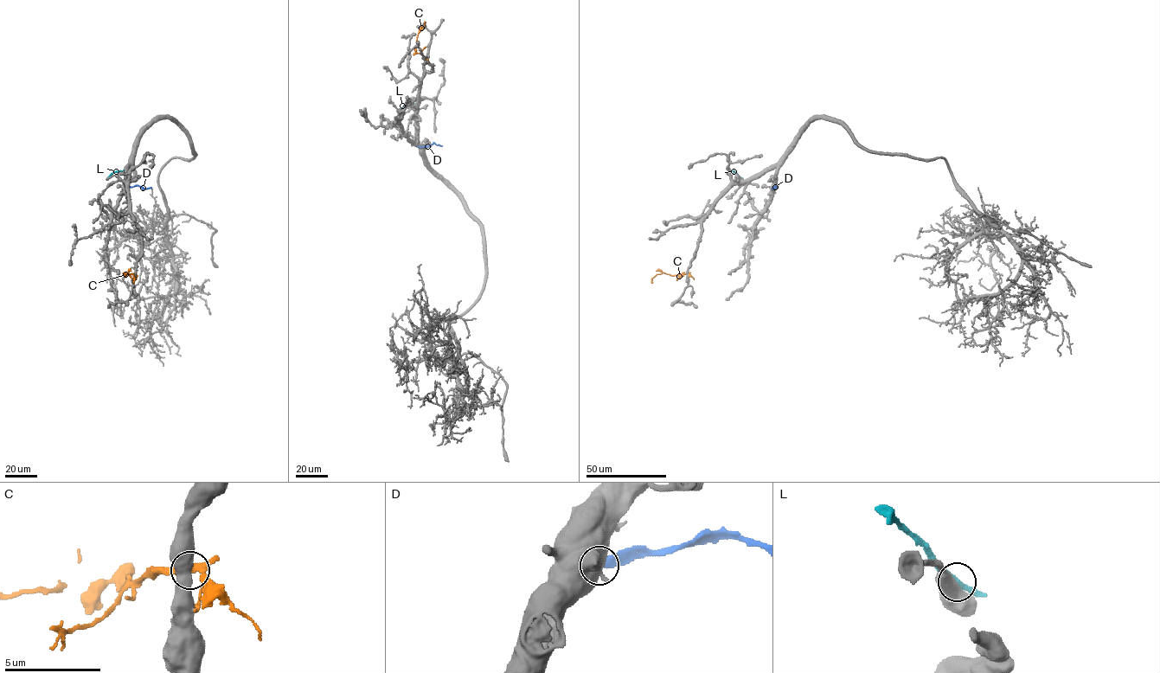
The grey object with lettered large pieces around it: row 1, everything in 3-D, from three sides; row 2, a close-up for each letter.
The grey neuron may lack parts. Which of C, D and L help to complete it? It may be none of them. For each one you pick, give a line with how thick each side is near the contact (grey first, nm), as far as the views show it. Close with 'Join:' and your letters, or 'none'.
Join: none

